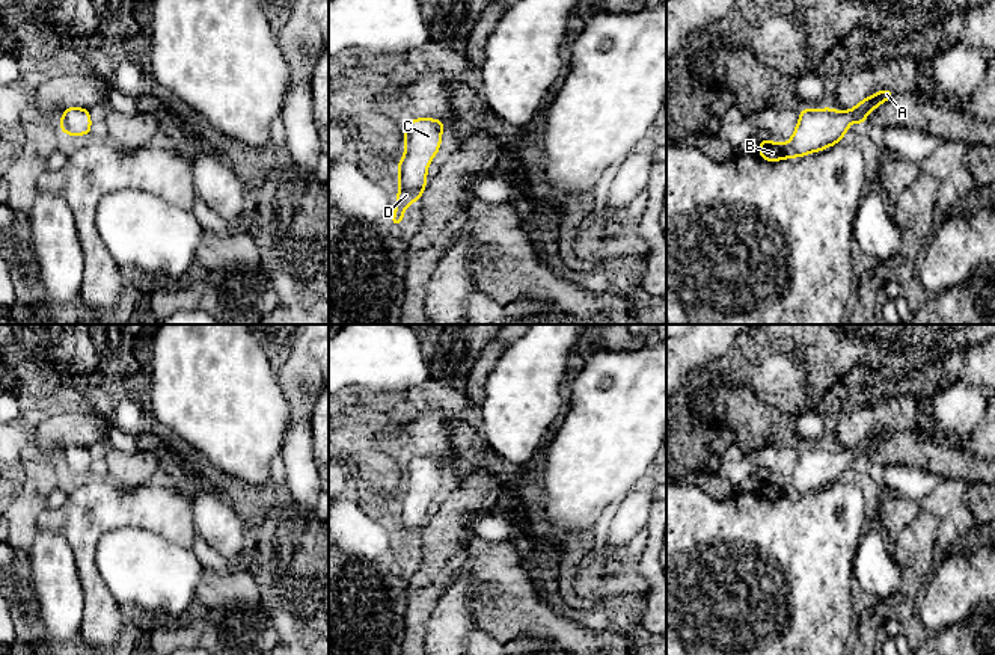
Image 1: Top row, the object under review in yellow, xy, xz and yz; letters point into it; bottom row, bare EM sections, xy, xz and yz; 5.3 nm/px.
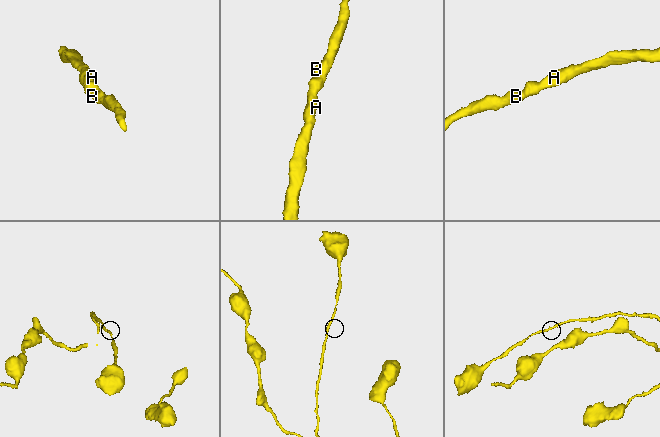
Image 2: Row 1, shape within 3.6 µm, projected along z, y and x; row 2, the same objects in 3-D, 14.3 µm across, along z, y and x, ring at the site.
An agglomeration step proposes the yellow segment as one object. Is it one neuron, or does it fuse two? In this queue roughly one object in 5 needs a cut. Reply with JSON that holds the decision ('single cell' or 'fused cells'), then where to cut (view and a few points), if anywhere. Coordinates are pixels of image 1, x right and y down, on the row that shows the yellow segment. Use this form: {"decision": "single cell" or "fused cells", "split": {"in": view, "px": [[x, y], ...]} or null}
{"decision": "single cell", "split": null}

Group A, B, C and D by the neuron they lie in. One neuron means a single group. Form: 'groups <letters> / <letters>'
groups A B C D

